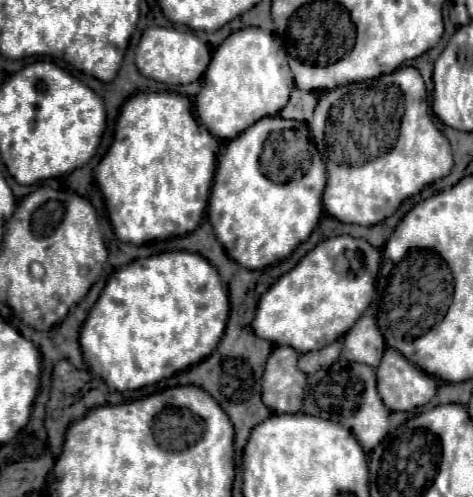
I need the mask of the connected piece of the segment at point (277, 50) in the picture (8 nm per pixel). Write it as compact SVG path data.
M242 28L230 34L216 48L212 62L208 64L208 70L202 76L202 90L196 96L196 112L200 122L210 130L210 134L222 140L232 140L236 138L236 134L244 132L248 126L252 126L260 118L276 116L288 104L288 96L292 88L294 88L294 78L288 68L288 60L286 60L284 48L280 46L280 40L260 28Z

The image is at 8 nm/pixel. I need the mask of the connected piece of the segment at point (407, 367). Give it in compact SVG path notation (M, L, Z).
M388 348L384 352L382 364L378 366L378 392L384 400L384 404L388 406L388 410L412 410L416 406L426 404L434 394L436 394L436 382L432 376L422 376L424 372L420 368L416 368L414 364L410 364L398 350Z

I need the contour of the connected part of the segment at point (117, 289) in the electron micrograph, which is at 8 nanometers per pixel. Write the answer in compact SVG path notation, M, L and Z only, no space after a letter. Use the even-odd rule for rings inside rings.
M176 250L138 258L109 277L82 326L80 348L110 390L140 390L212 354L224 334L228 310L227 287L200 254Z

